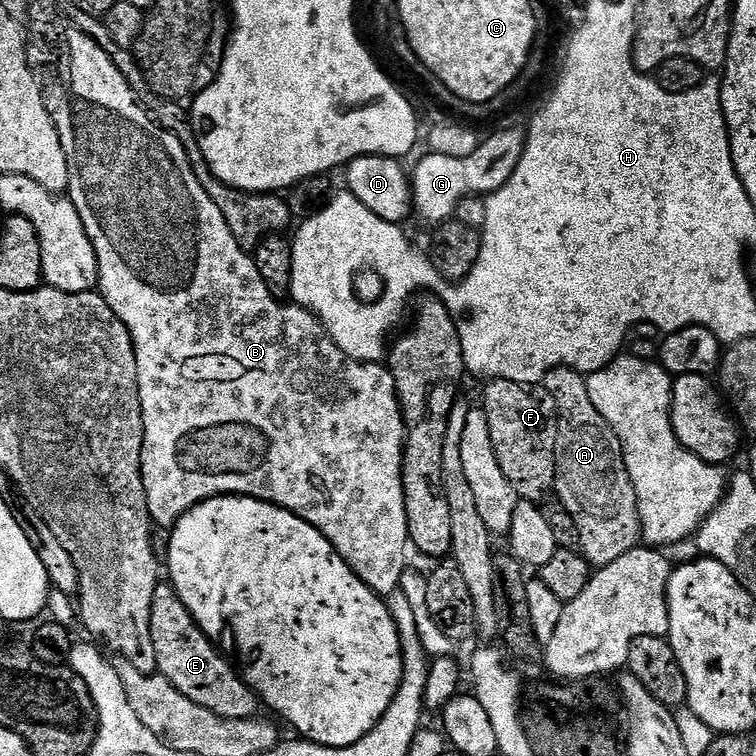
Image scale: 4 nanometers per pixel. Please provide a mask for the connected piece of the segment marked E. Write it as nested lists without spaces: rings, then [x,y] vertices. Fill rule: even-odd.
[[[161,582],[154,590],[154,598],[150,602],[150,638],[154,642],[154,658],[156,659],[156,672],[166,677],[179,692],[186,694],[190,702],[198,706],[206,706],[214,714],[229,720],[230,718],[253,719],[257,715],[258,697],[249,684],[244,681],[243,675],[234,667],[233,661],[227,660],[225,653],[209,640],[208,635],[196,625],[190,610],[178,598],[171,583]]]

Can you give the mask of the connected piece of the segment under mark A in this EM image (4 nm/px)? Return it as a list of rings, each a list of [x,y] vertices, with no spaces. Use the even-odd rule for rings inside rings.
[[[551,368],[545,374],[542,383],[550,398],[554,398],[558,421],[554,496],[570,514],[570,518],[574,518],[574,526],[578,526],[579,551],[593,569],[599,570],[610,562],[618,562],[622,554],[637,548],[642,540],[636,491],[626,470],[622,442],[618,434],[614,434],[606,418],[602,418],[598,410],[594,410],[594,402],[590,402],[590,390],[585,373],[576,372],[572,368]]]

